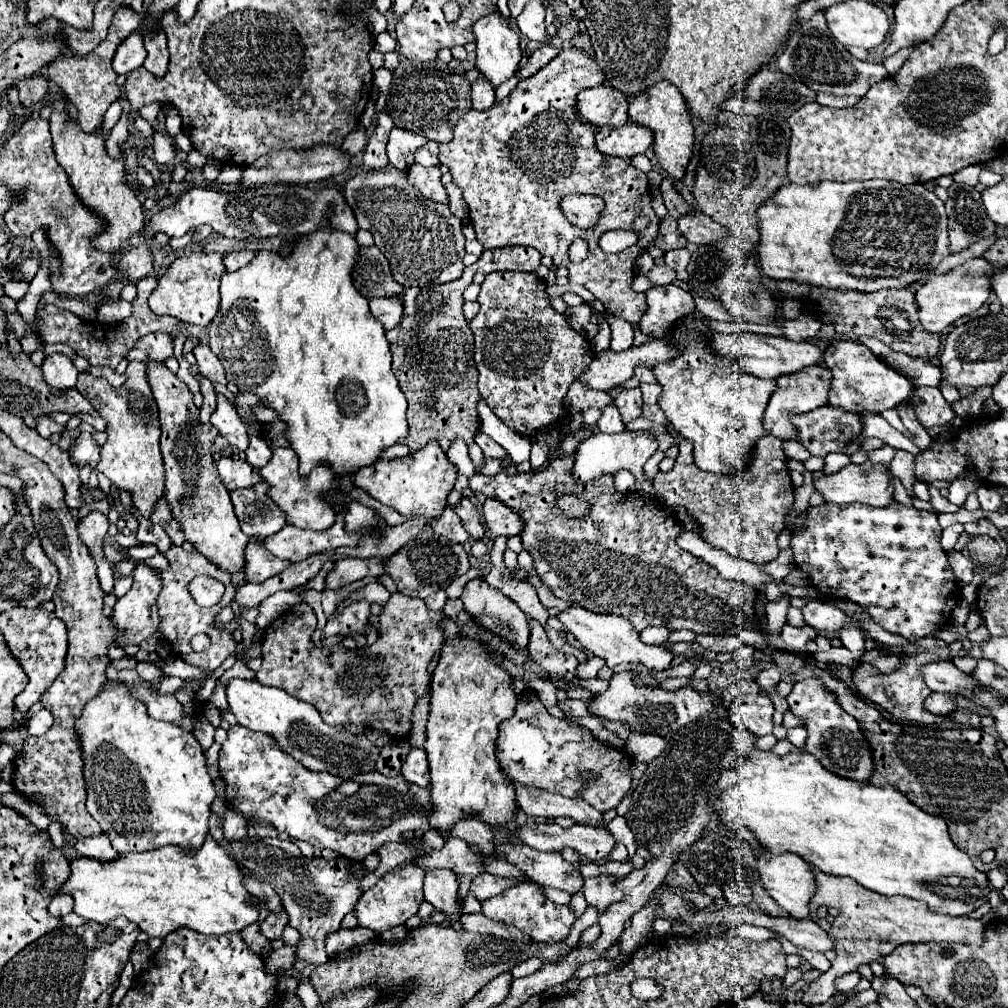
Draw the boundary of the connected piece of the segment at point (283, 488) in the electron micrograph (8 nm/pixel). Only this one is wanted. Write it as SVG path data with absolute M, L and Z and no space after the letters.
M277 448L273 450L273 458L269 460L269 464L263 466L259 474L269 486L267 496L287 516L287 524L295 528L309 528L309 530L327 530L335 524L335 512L331 512L331 508L327 508L327 504L319 500L319 492L323 492L323 488L331 484L331 472L327 472L327 468L313 468L309 480L299 480L295 452L291 452L289 448Z

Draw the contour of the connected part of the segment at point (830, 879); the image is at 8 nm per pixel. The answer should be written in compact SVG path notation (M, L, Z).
M817 874L817 892L811 900L811 914L815 914L821 906L839 908L839 916L831 920L831 928L827 934L835 940L835 960L831 962L831 970L821 974L815 982L811 982L803 994L805 1004L823 1004L835 994L835 980L847 972L855 972L861 964L879 960L893 952L899 944L905 942L957 942L957 944L983 944L983 932L987 924L983 920L967 918L967 916L947 916L935 914L927 908L925 902L895 896L879 896L855 884L855 880Z

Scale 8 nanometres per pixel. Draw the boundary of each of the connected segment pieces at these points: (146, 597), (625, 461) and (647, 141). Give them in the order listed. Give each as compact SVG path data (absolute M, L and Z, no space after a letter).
M137 564L135 566L135 572L133 572L133 586L131 590L117 598L117 604L113 606L113 616L111 616L111 622L115 626L115 638L113 638L113 644L125 648L125 646L131 646L131 644L139 644L143 640L147 640L149 636L153 636L159 628L159 616L157 616L157 596L159 596L159 578L155 576L153 572L155 568L149 568L145 564Z
M639 430L639 432L621 432L621 434L595 434L589 440L581 442L575 452L575 466L573 466L573 478L575 482L587 482L603 474L615 474L623 468L627 468L637 478L637 490L643 494L655 494L655 488L651 482L645 480L643 464L657 452L657 440L655 432L651 430Z
M633 122L623 128L599 128L595 134L595 146L605 156L631 158L635 154L645 154L645 150L653 144L653 132L649 128L637 126Z

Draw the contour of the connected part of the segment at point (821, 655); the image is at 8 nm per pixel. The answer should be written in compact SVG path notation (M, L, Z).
M840 646L837 648L832 647L828 651L821 651L821 650L819 650L819 648L817 648L817 650L813 650L813 652L811 652L811 654L809 654L809 656L811 656L811 658L813 658L813 660L817 660L817 662L834 662L837 664L842 664L842 665L851 667L850 665L852 663L850 663L848 661L853 660L853 664L856 664L855 663L856 661L854 659L852 659L851 653L844 646Z

